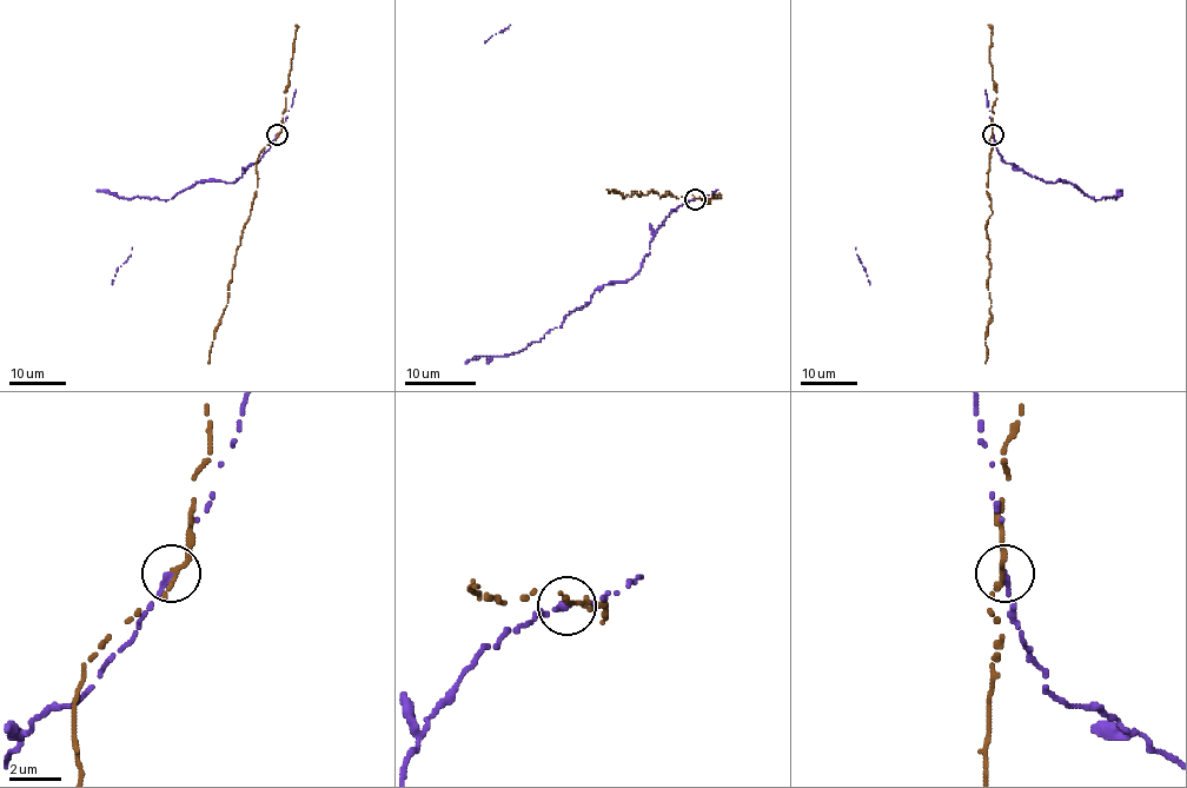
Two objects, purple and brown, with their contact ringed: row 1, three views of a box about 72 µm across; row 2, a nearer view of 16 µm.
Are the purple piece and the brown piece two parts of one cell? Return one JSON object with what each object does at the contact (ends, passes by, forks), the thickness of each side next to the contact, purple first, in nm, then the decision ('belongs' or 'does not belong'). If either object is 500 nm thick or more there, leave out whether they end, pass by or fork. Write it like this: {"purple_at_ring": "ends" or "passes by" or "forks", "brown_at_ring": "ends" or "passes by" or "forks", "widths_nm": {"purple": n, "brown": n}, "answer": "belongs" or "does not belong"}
{"purple_at_ring": "ends", "brown_at_ring": "passes by", "widths_nm": {"purple": 280, "brown": 170}, "answer": "does not belong"}

